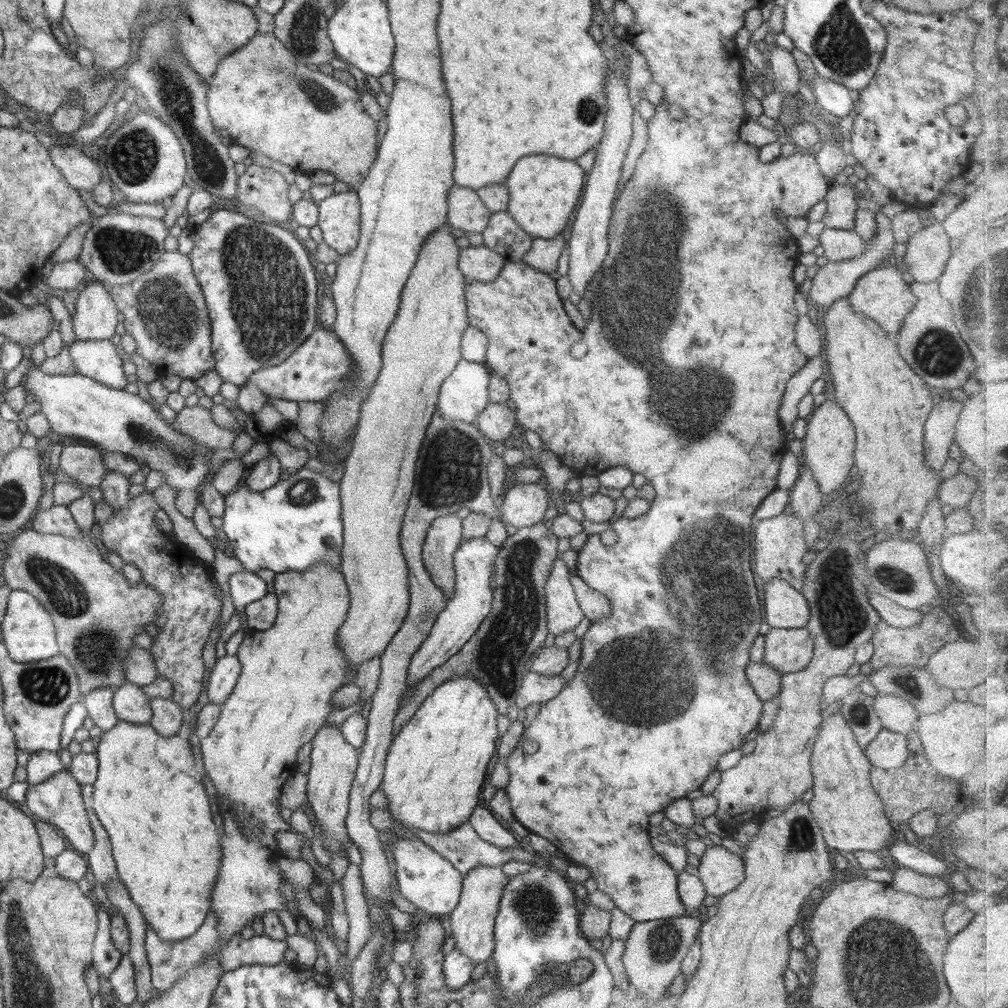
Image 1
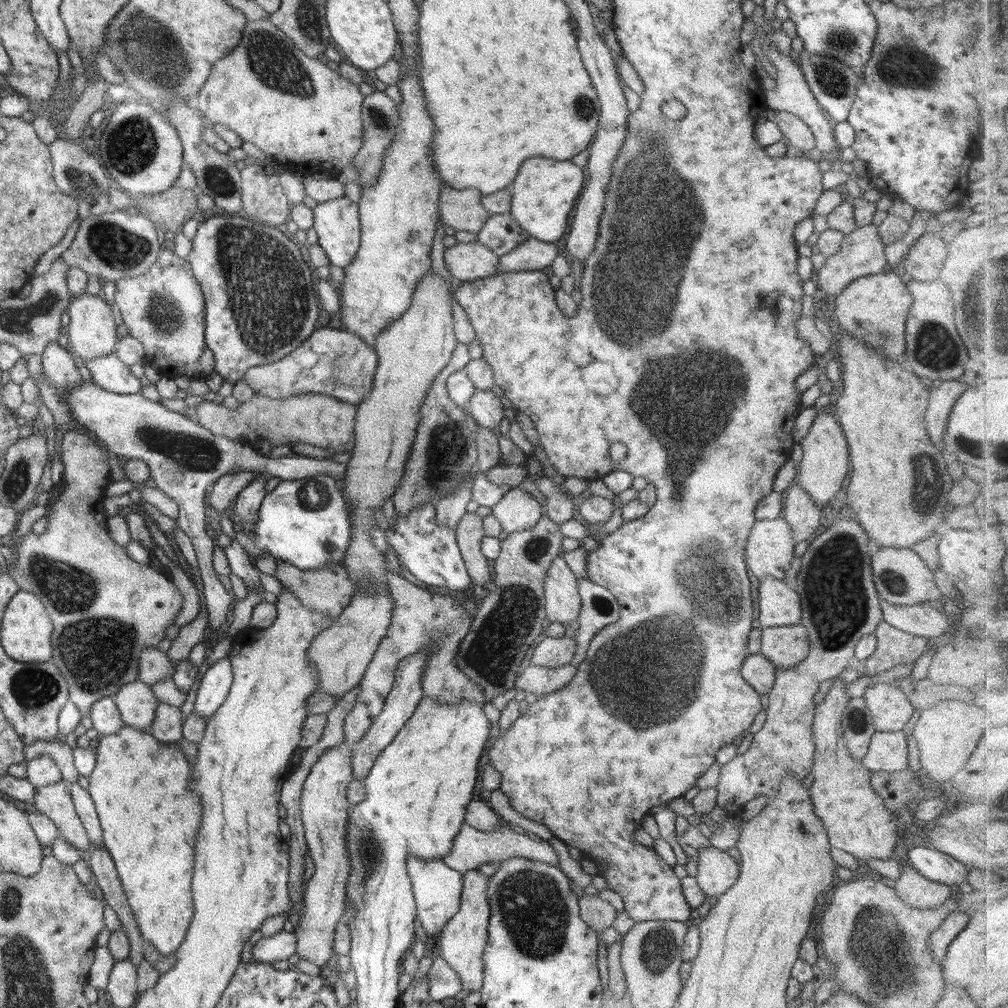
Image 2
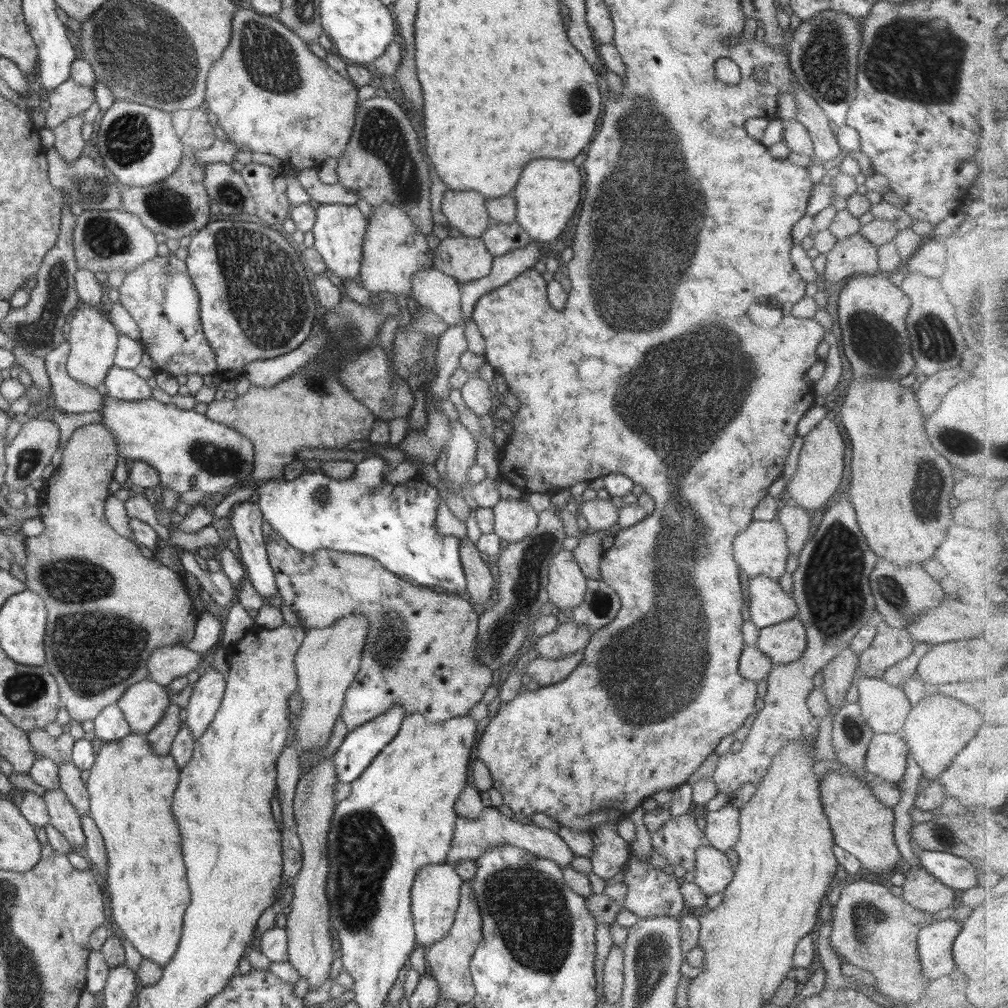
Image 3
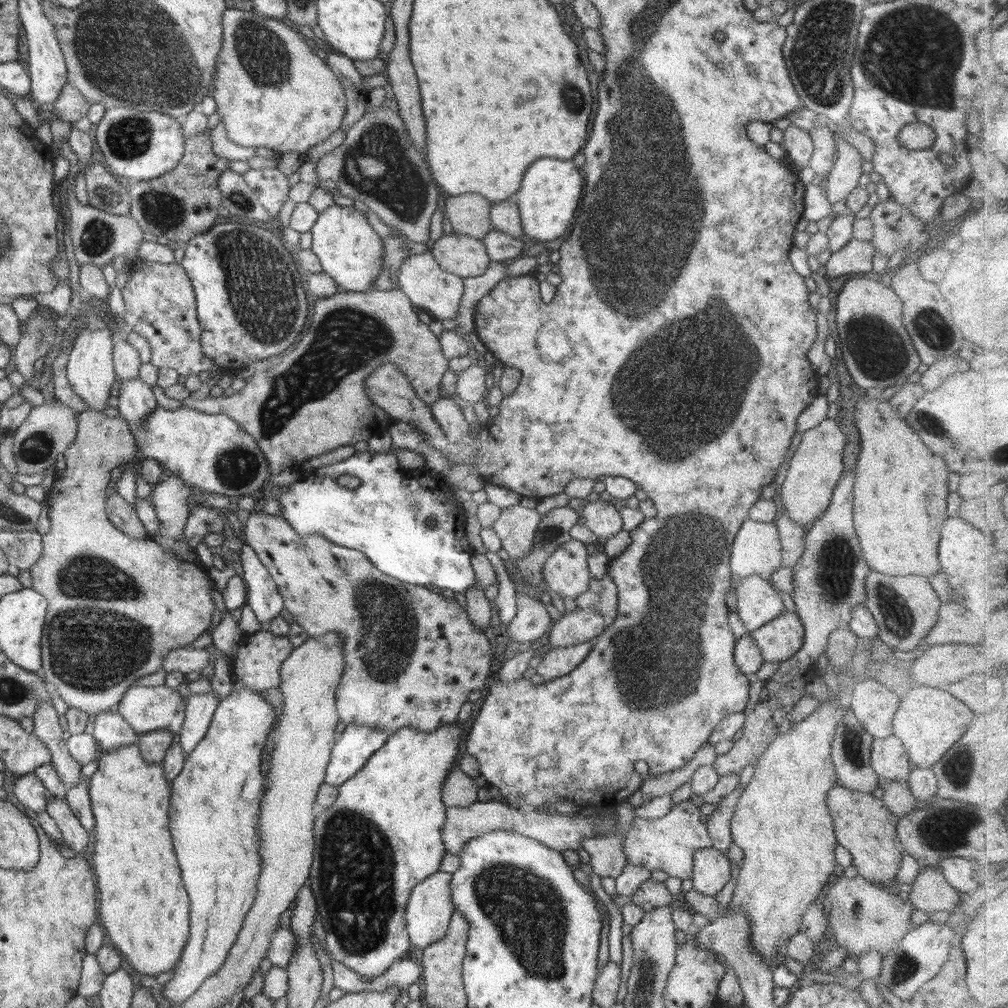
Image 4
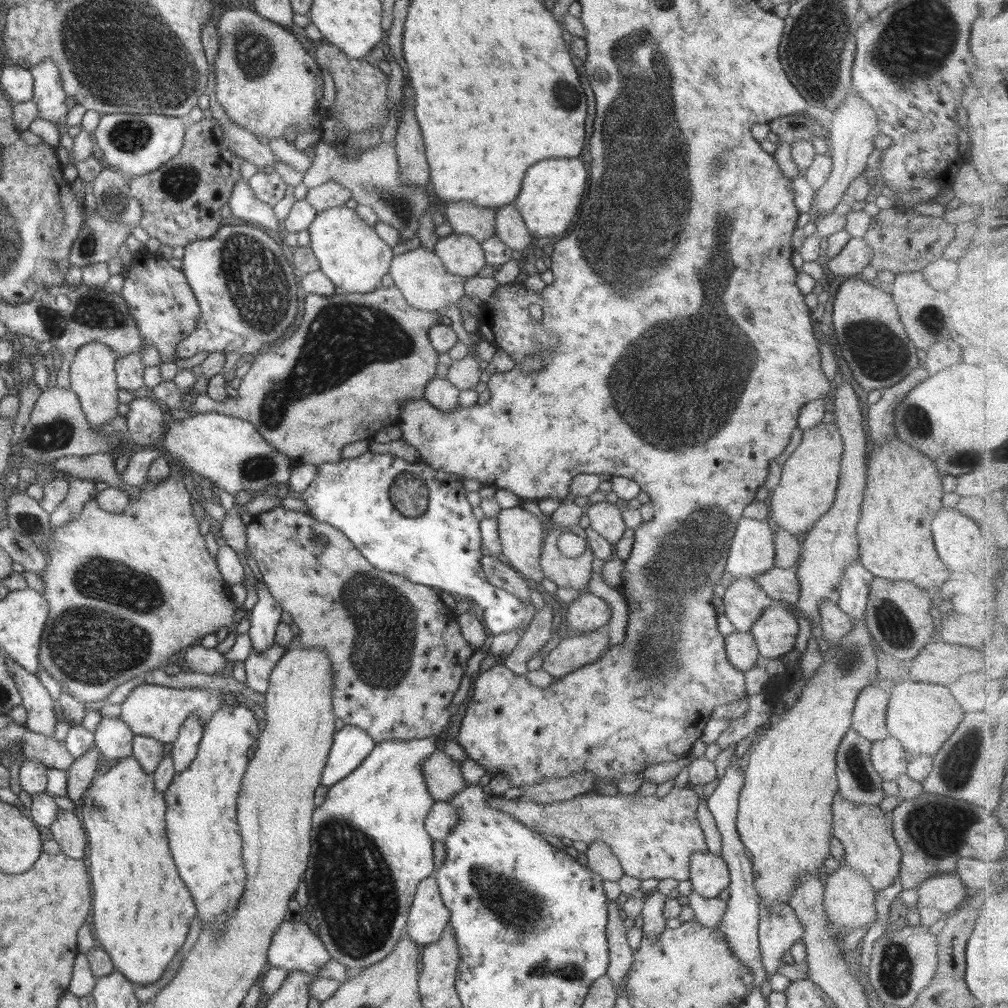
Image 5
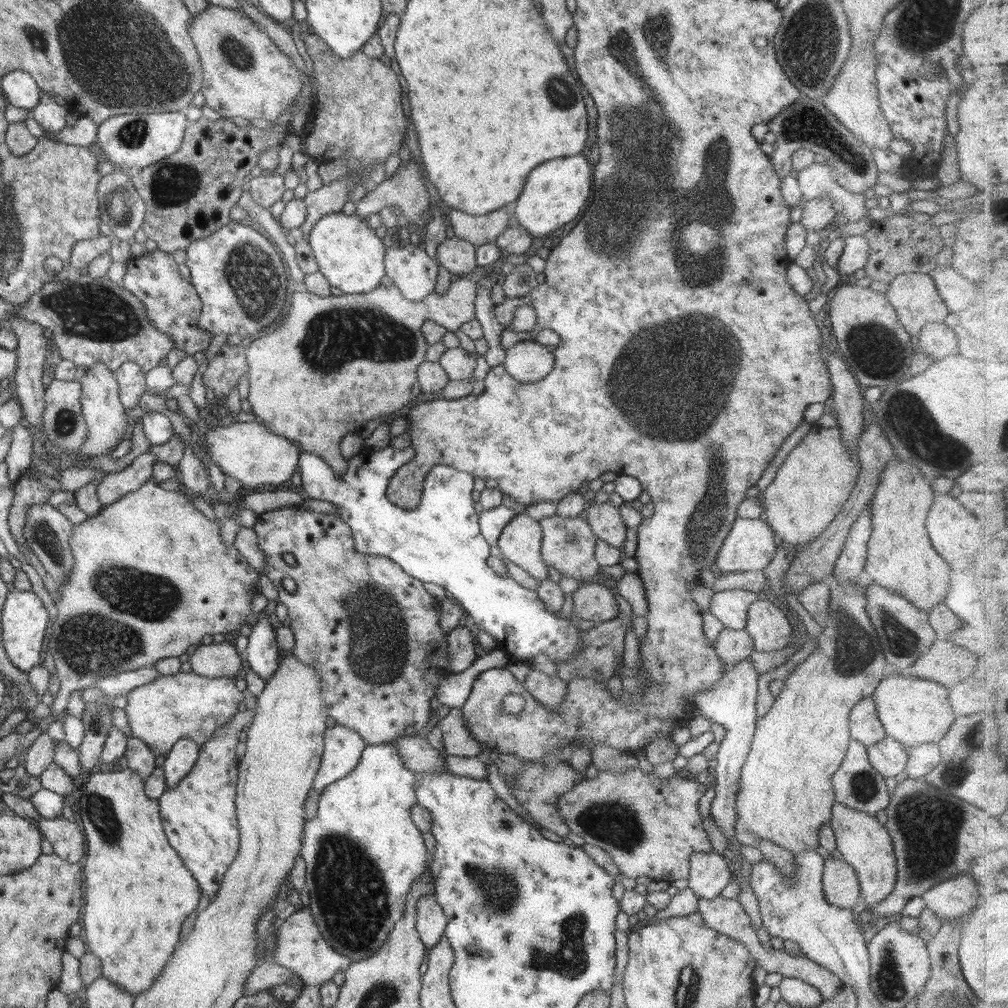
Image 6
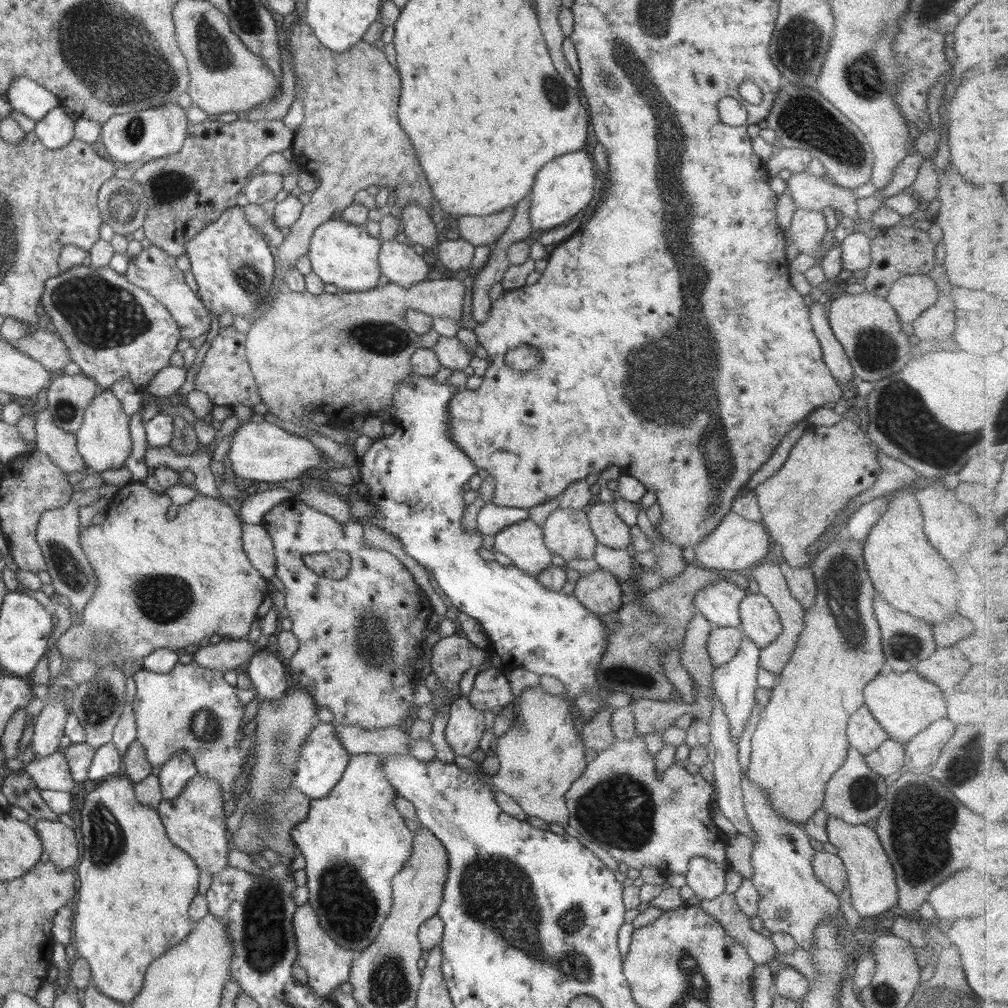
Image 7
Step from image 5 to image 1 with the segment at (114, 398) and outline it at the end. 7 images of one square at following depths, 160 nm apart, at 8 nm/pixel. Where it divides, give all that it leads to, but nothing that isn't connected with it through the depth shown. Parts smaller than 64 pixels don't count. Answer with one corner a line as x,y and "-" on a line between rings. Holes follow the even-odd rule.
89,278
80,289
71,320
77,340
110,340
121,315
108,288

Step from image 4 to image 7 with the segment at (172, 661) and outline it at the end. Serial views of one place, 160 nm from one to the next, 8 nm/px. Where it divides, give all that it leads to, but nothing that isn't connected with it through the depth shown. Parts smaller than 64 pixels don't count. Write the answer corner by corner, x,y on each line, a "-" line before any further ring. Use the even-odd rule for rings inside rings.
248,638
222,640
218,644
212,643
198,649
193,654
193,661
204,668
218,670
224,674
250,660
258,649
262,649
262,644
264,645
264,640
252,643

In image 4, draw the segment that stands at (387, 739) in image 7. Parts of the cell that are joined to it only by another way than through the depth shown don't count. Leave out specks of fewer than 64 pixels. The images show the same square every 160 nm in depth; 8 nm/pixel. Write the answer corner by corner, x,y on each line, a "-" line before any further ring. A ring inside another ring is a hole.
454,767
442,787
442,800
447,807
466,807
477,802
479,787
458,767

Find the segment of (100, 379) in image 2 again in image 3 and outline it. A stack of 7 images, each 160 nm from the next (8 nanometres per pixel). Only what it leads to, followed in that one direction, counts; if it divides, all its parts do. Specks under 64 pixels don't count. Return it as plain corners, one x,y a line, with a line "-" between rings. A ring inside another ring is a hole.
112,365
103,383
106,386
106,394
118,400
153,398
151,391
153,388
146,383
146,379
130,369
119,369

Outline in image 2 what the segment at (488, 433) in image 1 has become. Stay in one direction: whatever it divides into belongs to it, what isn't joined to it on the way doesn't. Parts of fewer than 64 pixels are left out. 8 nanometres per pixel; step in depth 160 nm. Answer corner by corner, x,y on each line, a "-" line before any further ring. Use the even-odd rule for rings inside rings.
476,388
475,395
468,404
470,416
479,426
490,430
498,428
506,411
500,399
492,390

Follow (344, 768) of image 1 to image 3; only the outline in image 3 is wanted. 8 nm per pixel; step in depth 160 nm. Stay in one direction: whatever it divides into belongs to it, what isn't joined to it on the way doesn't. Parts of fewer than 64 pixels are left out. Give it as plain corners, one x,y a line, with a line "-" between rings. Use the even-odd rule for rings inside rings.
331,757
322,758
297,782
293,798
293,815
297,824
297,833
302,843
302,868
294,883
292,911
288,914
287,952
289,964
299,972
300,978
308,982
308,992
324,984
329,978
332,960
335,958
335,942
330,938
330,909
327,895
329,858
327,851
328,831
334,814
334,785
339,780

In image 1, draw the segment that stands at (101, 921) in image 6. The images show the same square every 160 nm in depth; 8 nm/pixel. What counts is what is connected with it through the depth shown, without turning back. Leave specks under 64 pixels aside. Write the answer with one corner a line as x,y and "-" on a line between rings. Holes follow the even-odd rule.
120,721
109,731
101,734
95,755
99,760
97,779
93,784
93,811
111,840
113,859
119,880
122,881
130,898
142,909
142,916
158,938
164,942
180,942
198,931
208,913
211,912
212,891
220,870
221,836
216,832
217,822
212,822
208,796
180,796
186,790
198,790
194,794
204,794
202,782
180,784
166,778
198,778
198,768
194,763
188,739
179,735
160,736
149,724
134,724

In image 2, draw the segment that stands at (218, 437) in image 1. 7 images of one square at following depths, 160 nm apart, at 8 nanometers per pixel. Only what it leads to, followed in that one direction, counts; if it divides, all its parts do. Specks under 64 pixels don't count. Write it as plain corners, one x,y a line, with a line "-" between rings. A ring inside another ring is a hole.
305,392
278,399
255,393
248,402
240,402
237,409
230,409
222,403
204,401
197,406
192,419
214,435
246,442
260,456
268,457
274,448
282,445
292,446
295,442
306,442
334,451
334,454
351,453
356,442
356,413
356,405
317,392

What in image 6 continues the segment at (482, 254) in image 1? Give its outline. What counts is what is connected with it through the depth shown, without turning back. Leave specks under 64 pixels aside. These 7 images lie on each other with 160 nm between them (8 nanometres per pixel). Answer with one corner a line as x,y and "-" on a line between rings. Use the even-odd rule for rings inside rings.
446,238
437,249
436,261
451,274
460,276
476,270
476,247
460,238

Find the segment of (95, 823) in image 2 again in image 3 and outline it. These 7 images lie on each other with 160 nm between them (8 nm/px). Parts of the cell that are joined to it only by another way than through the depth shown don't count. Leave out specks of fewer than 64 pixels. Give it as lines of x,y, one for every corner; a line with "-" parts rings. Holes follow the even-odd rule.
72,762
58,764
60,789
68,797
78,814
89,814
89,794
86,783
80,777
81,770

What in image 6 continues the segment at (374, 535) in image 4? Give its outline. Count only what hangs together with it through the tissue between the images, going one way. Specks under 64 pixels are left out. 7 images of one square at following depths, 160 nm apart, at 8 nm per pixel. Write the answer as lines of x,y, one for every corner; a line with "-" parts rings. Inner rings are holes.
388,446
382,450
373,450
374,452
370,452
368,454
368,458
360,457
359,455
353,457
352,459
348,459
348,468
346,473
342,476
342,478
336,476
336,474
331,471
330,466
325,464
318,456
315,456
311,453
306,453
305,451
301,451
300,460
298,462
297,469
300,472
300,478
302,479
302,485
300,487
300,491
303,492
303,495
307,499
316,499
322,500
324,502
332,503
338,507
338,512
335,514
342,519
348,526
352,529
352,536
354,541
355,549
362,554
371,554
372,556
385,556
400,565
402,571
406,572
408,575
420,580
422,583
433,583
438,584
441,588
444,588
446,592
448,592
448,596
452,594
454,598
457,600
457,604
460,604
462,608
464,608
464,614
467,618
474,619
474,622
478,624
479,628
484,632
490,634
496,639
497,646
496,648
503,650
511,660
518,660
521,662
527,662
526,658
534,658
537,654
544,653
549,656
549,658
553,662
565,661
574,655
577,655
581,648
583,647
583,642
581,642
580,631
570,619
562,618
560,619
560,611
557,614
552,614
545,609
544,603
538,598
538,595
535,591
528,590
524,587
520,587
520,584
516,583
510,576
504,575
504,577
500,577
494,573
494,570
488,566
486,559
490,556
490,546
486,542
486,539
482,536
481,530
479,529
478,524
478,514
474,509
474,500
472,499
472,492
474,492
473,485
475,478
470,475
468,472
456,471
456,469
452,467
446,467
444,465
434,465
428,475
426,475
426,479
424,480
422,497
418,506
413,510
403,510
398,508
389,502
386,497
386,488
390,484
390,480
395,476
397,470
402,467
404,464
408,464
414,459
416,452
412,446
408,448
397,451

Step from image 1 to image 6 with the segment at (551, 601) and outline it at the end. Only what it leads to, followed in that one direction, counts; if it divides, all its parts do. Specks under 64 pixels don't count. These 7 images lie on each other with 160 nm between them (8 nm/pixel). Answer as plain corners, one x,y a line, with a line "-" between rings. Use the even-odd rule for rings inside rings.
555,515
542,518
539,524
543,532
541,555
547,566
553,566
561,575
574,578
580,584
591,583
599,578
600,565
595,559
597,536
586,520
581,517
563,518

